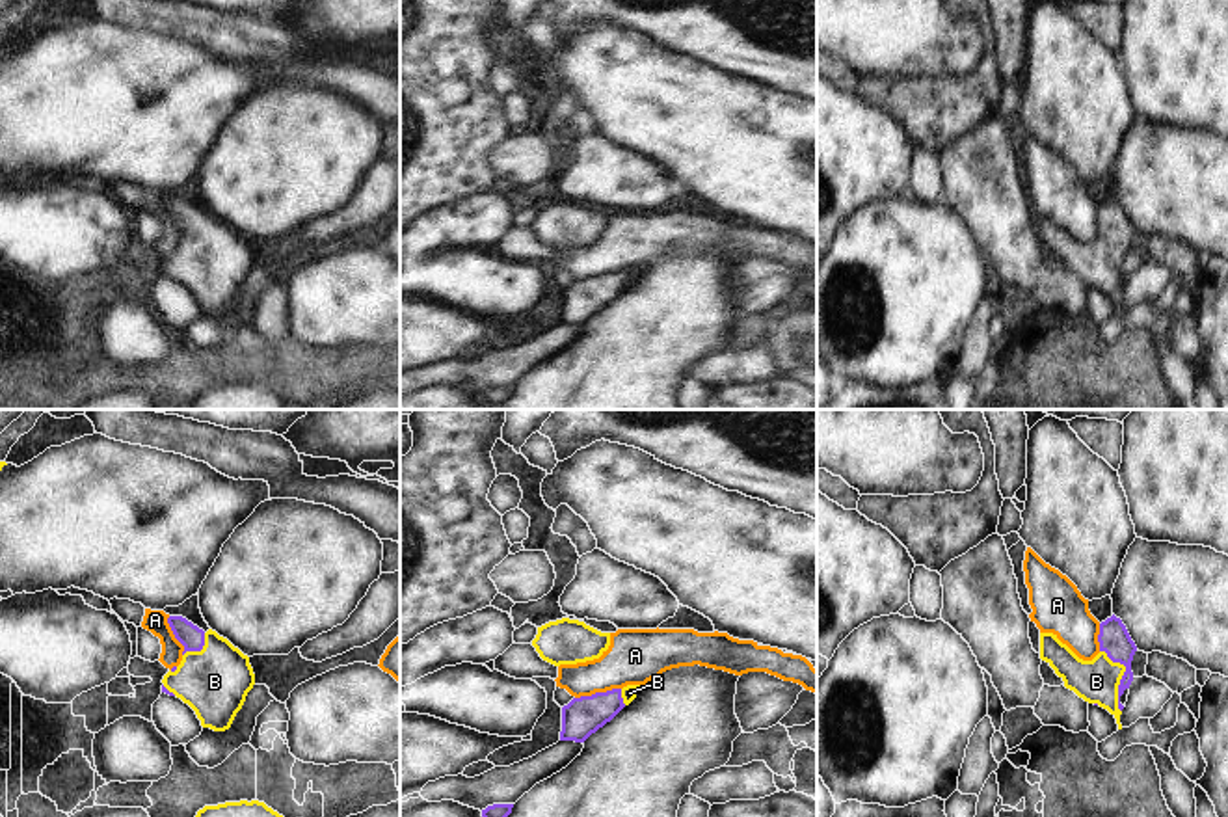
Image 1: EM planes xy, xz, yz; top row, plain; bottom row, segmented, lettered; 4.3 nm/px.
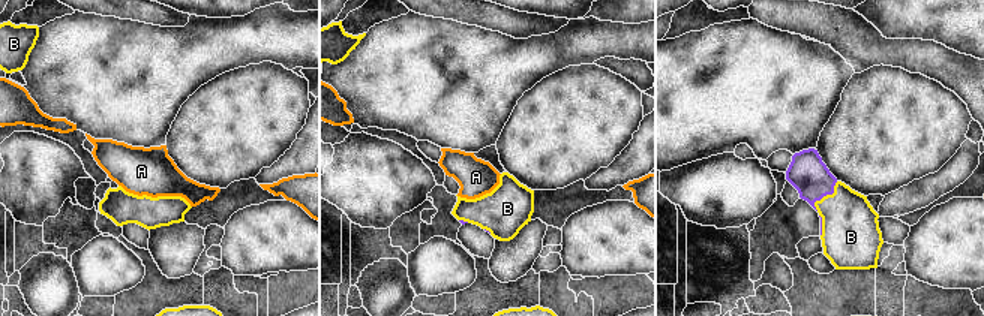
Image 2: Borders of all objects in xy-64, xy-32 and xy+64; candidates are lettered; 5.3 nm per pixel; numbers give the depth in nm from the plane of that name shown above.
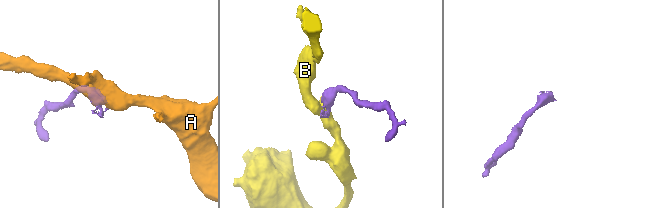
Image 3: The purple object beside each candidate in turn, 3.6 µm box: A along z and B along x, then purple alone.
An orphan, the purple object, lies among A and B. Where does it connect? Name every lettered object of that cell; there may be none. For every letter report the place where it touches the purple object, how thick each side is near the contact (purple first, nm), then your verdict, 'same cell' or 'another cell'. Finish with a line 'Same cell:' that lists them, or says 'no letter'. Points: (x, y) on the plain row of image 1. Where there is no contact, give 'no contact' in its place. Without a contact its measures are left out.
A: xz (598, 276) | 170/240 nm | another cell
B: yz (1122, 261) | 140/190 nm | same cell
Same cell: B

